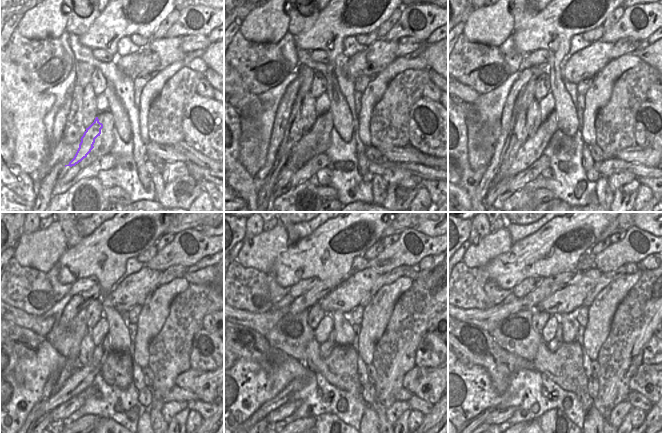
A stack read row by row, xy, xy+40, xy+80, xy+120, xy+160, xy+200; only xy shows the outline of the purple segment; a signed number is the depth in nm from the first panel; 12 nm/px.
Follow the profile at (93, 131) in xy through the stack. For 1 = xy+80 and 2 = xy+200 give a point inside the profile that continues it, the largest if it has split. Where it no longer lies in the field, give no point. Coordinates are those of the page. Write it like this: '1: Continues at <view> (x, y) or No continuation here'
1: Continues at xy+80 (532, 149)
2: Continues at xy+200 (484, 414).

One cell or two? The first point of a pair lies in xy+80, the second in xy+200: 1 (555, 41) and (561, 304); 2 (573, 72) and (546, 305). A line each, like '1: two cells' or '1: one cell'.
1: two cells
2: one cell

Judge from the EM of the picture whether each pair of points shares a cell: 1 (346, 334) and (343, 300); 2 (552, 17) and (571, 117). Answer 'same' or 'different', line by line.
1: different
2: same

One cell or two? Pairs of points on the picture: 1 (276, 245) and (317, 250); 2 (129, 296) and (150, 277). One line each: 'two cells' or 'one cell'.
1: two cells
2: one cell

